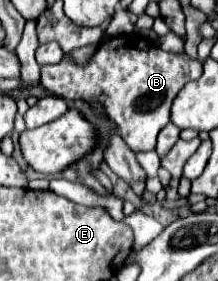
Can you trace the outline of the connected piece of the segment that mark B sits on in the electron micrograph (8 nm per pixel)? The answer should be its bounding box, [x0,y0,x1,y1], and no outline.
[41,35,201,153]

